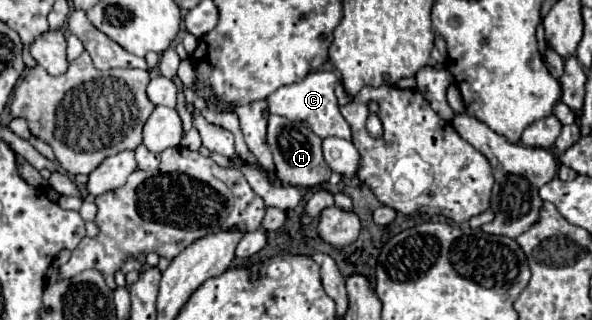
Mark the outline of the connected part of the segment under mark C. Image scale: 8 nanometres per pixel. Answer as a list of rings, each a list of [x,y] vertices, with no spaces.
[[[312,71],[308,73],[302,81],[280,87],[278,91],[274,91],[266,101],[268,101],[268,109],[274,115],[282,115],[290,121],[302,121],[306,123],[318,137],[326,139],[326,137],[342,137],[342,139],[350,139],[352,131],[350,125],[344,121],[344,117],[338,111],[338,101],[334,95],[334,85],[336,85],[336,75],[332,71]]]

